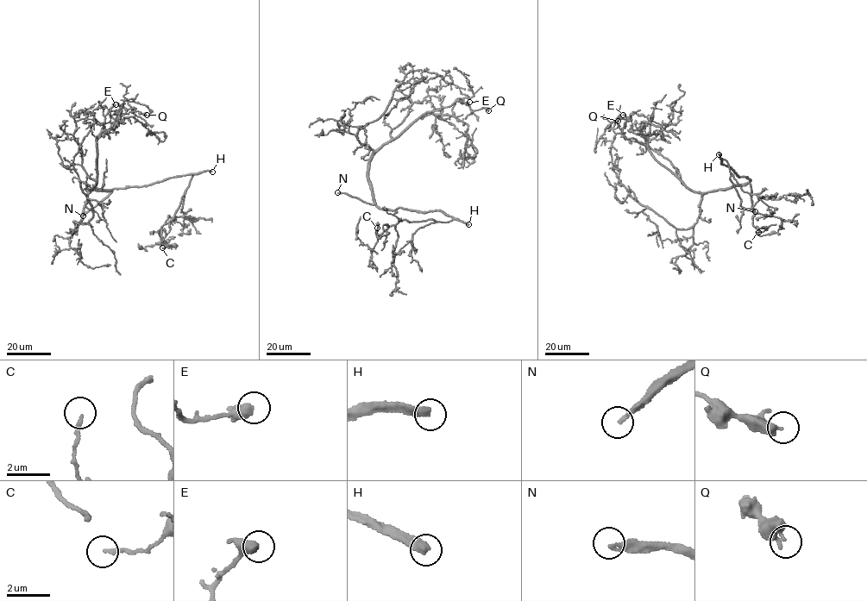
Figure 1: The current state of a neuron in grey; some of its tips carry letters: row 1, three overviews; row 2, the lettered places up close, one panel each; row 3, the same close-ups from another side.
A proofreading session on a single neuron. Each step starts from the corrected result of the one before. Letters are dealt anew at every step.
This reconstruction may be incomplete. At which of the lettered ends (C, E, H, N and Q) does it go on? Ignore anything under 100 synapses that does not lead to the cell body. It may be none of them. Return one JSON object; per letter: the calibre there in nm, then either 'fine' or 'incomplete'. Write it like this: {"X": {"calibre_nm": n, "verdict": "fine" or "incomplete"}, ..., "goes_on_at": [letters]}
{"C": {"calibre_nm": 180, "verdict": "fine"}, "E": {"calibre_nm": 340, "verdict": "fine"}, "H": {"calibre_nm": 400, "verdict": "incomplete"}, "N": {"calibre_nm": 260, "verdict": "incomplete"}, "Q": {"calibre_nm": 340, "verdict": "fine"}, "goes_on_at": ["H", "N"]}

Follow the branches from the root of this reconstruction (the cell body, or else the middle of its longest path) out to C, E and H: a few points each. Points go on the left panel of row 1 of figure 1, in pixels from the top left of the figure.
C: (102, 189), (146, 185), (194, 174), (174, 215), (162, 225), (163, 241), (174, 246), (162, 247)
E: (102, 189), (86, 189), (91, 190), (95, 186), (97, 142), (106, 131), (114, 128), (110, 109), (116, 104)
H: (102, 189), (111, 190), (146, 185), (186, 174), (212, 172)

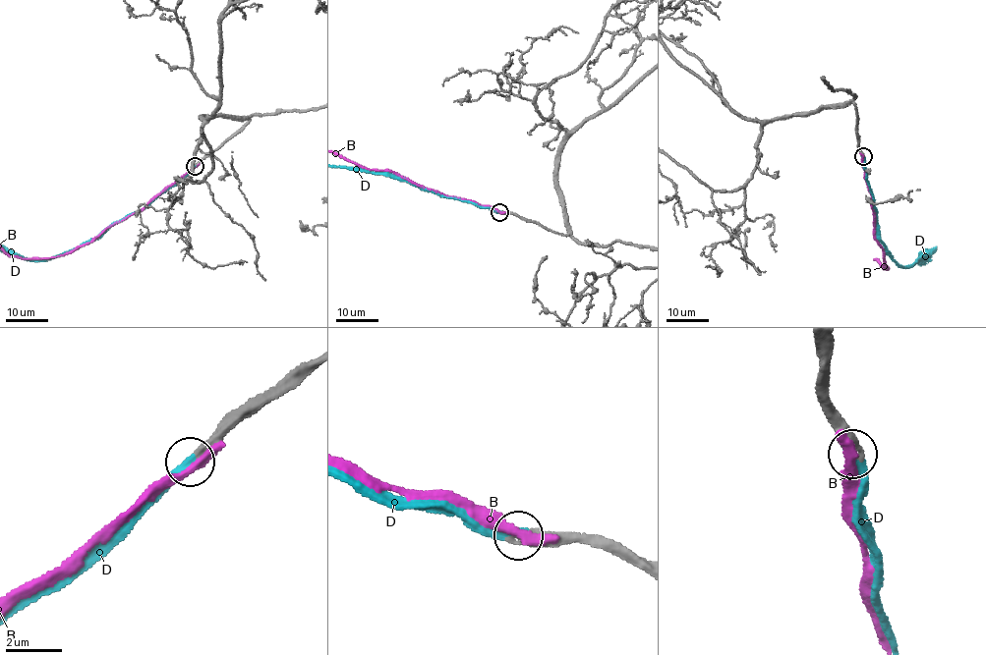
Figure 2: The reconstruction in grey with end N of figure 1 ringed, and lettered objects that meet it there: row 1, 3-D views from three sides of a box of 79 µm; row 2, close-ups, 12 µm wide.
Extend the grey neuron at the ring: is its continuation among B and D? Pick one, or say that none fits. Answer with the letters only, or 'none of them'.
D

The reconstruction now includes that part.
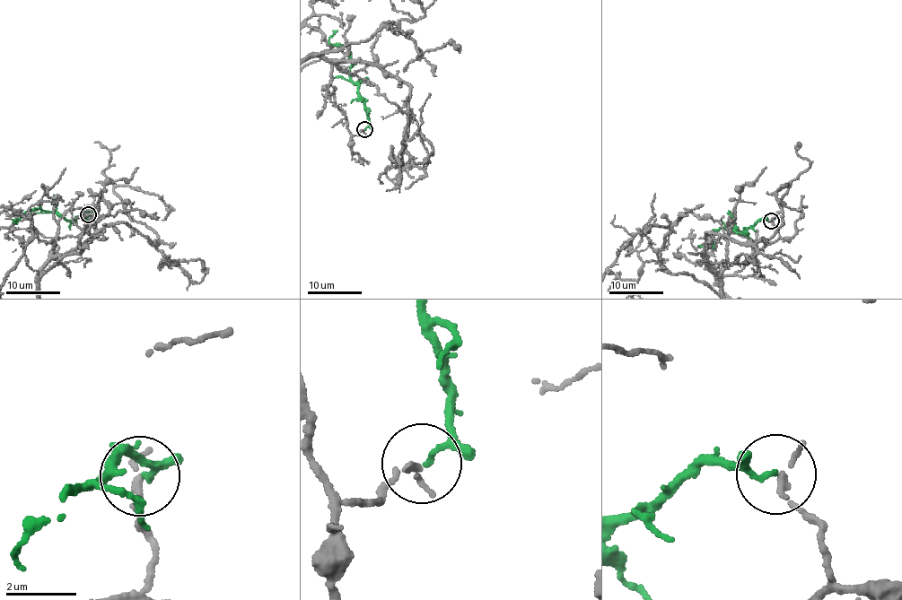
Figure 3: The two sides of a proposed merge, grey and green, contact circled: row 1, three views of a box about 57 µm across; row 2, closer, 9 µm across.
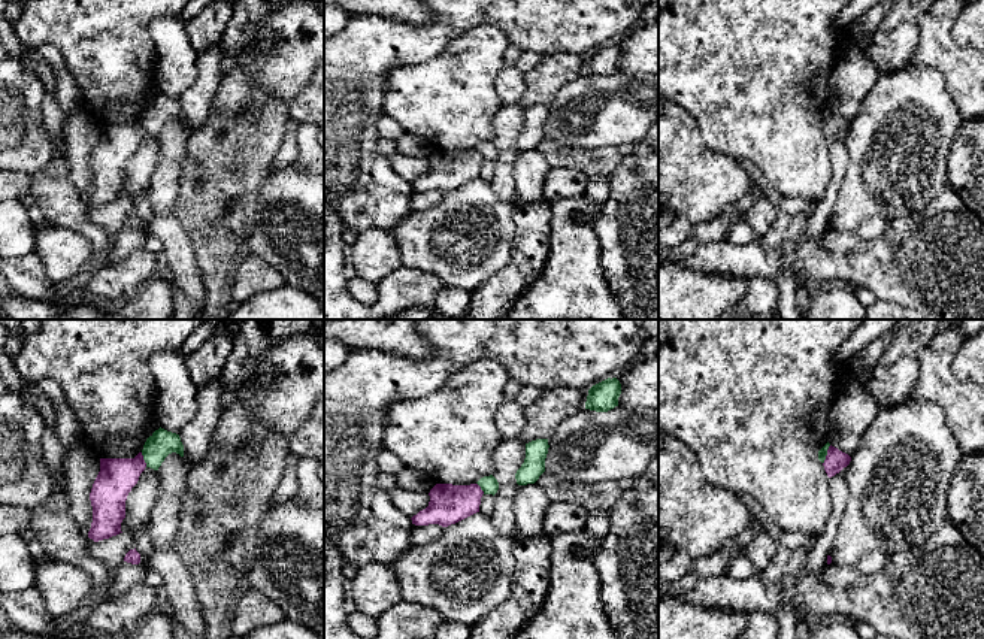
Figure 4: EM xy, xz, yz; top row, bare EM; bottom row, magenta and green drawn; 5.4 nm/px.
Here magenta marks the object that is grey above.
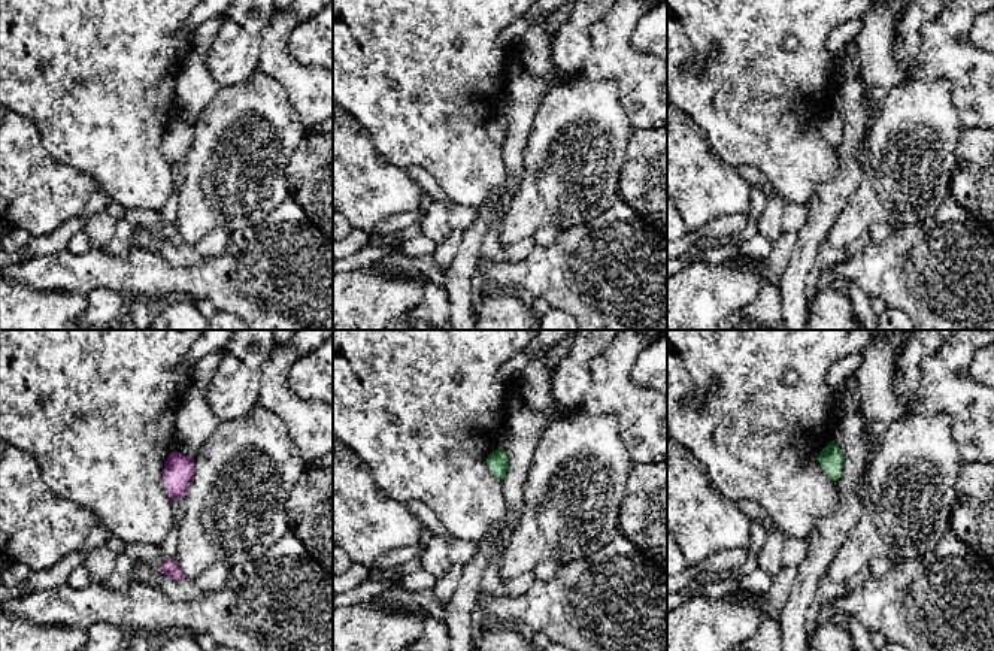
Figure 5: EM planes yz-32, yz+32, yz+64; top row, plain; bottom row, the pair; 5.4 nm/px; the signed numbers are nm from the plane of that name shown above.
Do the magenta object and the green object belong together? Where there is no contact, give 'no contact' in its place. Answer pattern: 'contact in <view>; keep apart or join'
contact in yz; keep apart

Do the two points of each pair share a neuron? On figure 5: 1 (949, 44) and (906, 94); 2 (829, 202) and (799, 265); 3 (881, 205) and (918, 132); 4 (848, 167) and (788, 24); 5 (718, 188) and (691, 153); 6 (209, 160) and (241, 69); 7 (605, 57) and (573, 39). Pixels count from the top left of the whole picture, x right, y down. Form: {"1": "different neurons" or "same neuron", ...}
{"1": "different neurons", "2": "same neuron", "3": "same neuron", "4": "different neurons", "5": "same neuron", "6": "different neurons", "7": "different neurons"}

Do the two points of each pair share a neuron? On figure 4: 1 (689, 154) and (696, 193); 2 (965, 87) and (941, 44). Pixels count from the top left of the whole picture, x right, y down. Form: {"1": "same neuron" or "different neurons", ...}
{"1": "same neuron", "2": "same neuron"}

